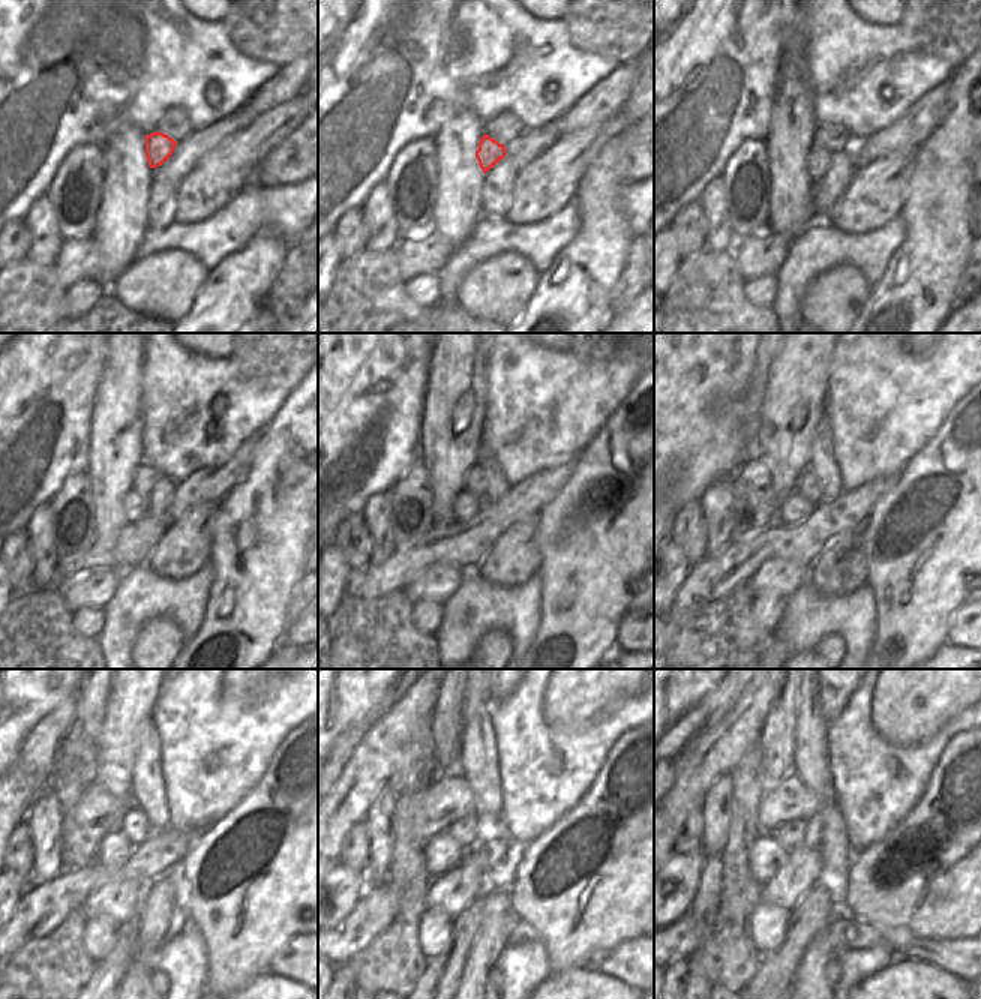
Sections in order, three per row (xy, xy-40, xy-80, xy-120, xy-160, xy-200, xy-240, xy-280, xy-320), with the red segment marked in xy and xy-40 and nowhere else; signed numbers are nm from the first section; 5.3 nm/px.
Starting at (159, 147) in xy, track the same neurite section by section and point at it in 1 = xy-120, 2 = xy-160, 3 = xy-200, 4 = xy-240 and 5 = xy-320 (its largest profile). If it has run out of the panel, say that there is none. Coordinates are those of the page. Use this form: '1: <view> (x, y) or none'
1: xy-120 (135, 506)
2: xy-160 (465, 506)
3: xy-200 (792, 509)
4: xy-240 (114, 849)
5: xy-320 (765, 857)

